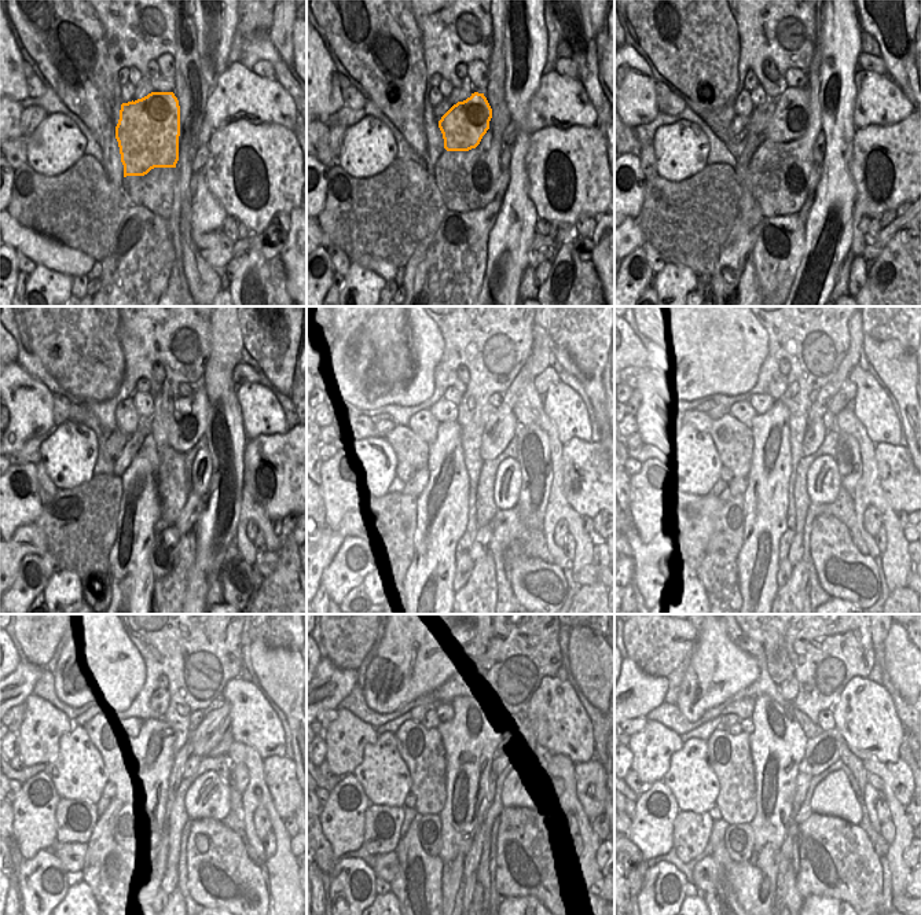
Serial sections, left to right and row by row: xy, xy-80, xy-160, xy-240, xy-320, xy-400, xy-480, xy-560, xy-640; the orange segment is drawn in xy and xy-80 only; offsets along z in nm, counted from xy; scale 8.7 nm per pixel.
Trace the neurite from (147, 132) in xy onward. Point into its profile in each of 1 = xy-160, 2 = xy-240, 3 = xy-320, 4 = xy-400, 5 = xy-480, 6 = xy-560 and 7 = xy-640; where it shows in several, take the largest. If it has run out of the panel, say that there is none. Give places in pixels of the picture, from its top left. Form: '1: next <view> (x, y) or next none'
1: next xy-160 (789, 121)
2: next xy-240 (190, 416)
3: next xy-320 (501, 426)
4: next xy-400 (815, 430)
5: next xy-480 (193, 763)
6: next xy-560 (498, 768)
7: next xy-640 (803, 781)

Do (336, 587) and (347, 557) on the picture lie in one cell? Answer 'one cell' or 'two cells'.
one cell

